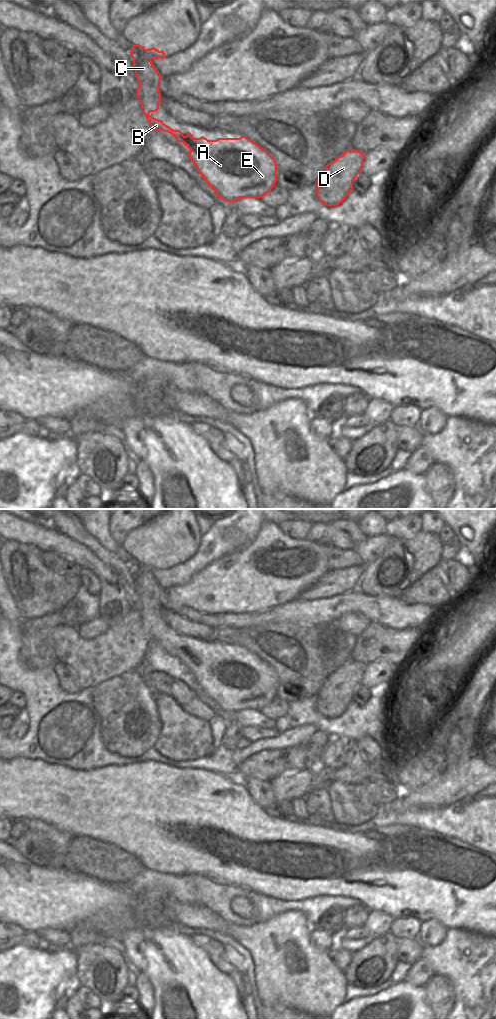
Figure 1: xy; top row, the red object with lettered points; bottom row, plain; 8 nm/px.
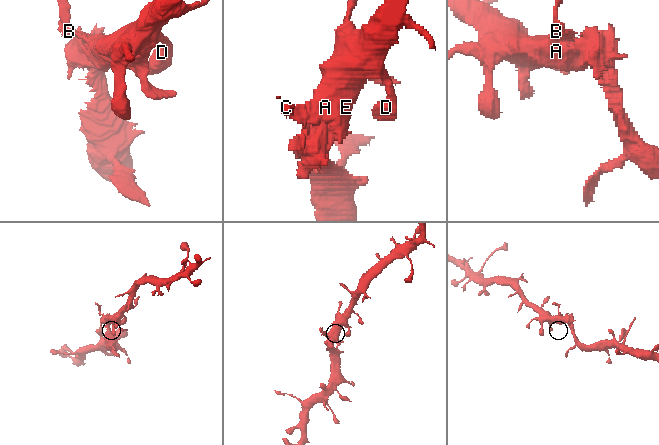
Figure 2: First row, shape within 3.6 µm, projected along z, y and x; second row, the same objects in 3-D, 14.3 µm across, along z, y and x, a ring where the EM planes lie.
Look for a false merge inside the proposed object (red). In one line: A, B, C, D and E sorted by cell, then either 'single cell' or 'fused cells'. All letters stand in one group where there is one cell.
A B C D E | single cell

